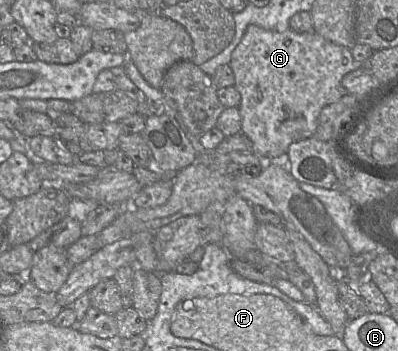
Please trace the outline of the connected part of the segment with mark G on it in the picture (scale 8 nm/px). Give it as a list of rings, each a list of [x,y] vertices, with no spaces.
[[[249,25],[232,52],[230,66],[235,77],[234,86],[241,96],[241,132],[252,142],[254,152],[264,161],[282,160],[290,144],[313,137],[321,110],[348,94],[342,78],[361,65],[353,58],[350,48],[327,40],[315,31],[298,33],[291,28],[271,31]]]

